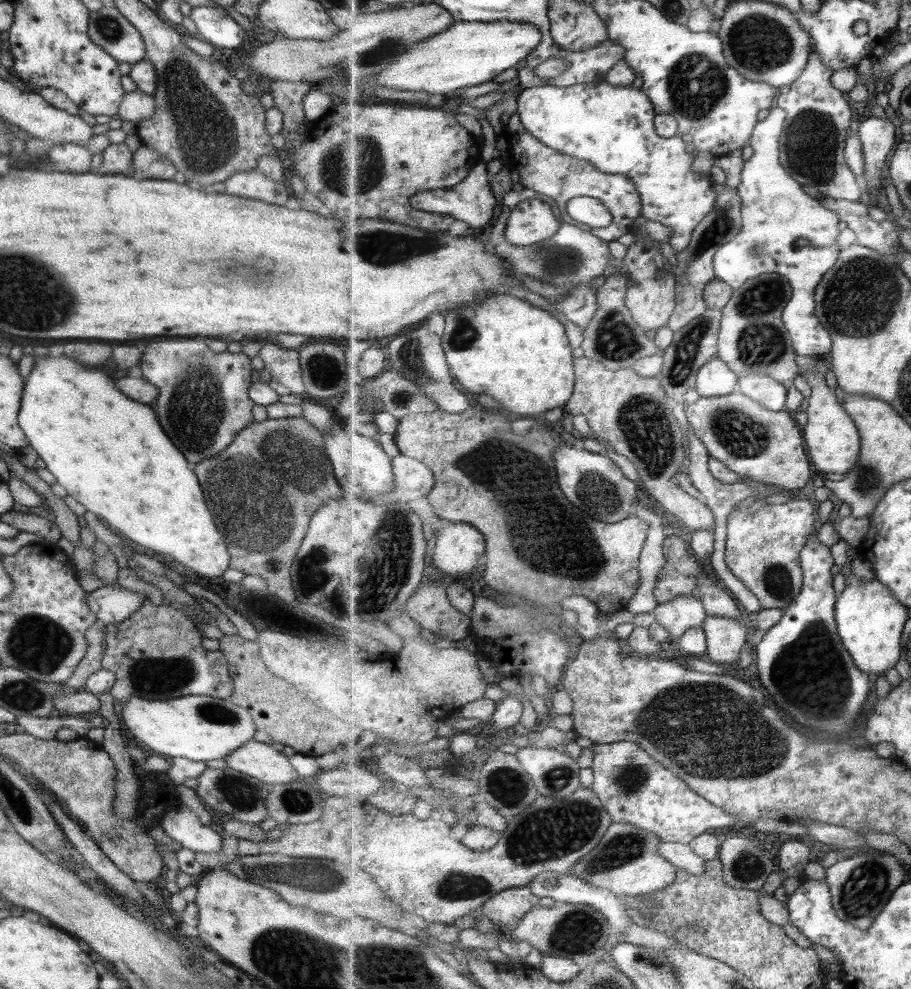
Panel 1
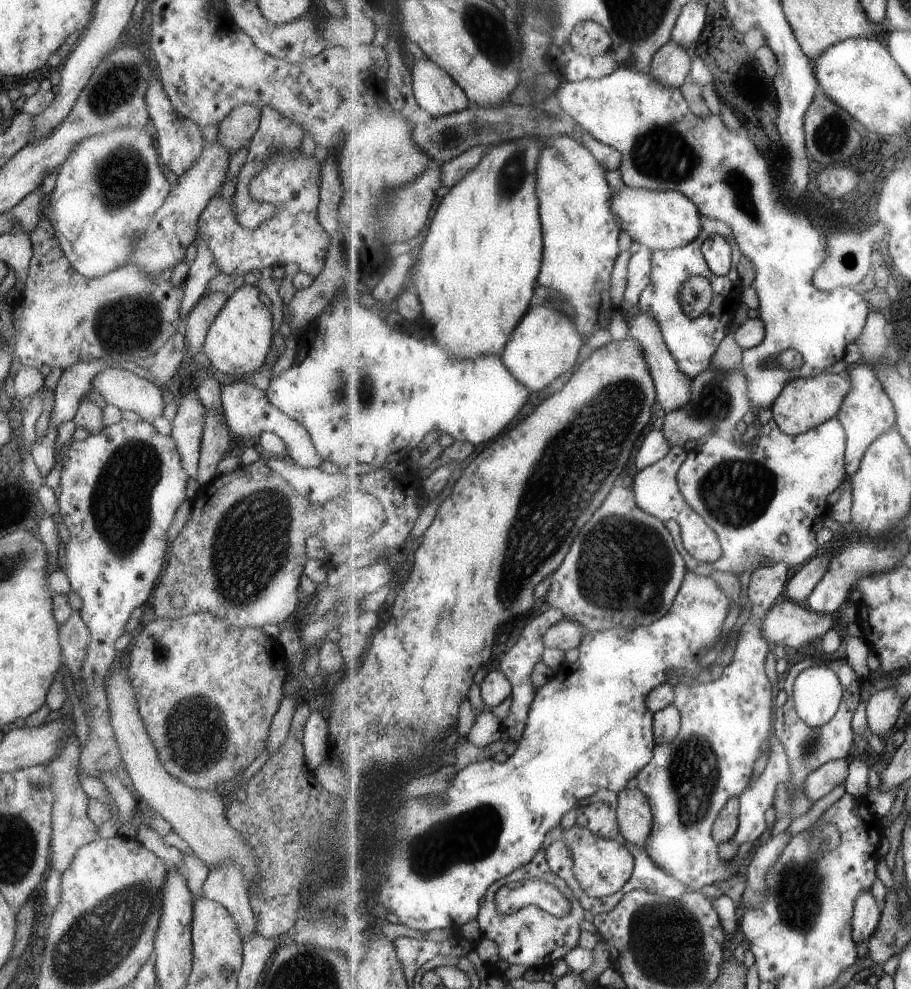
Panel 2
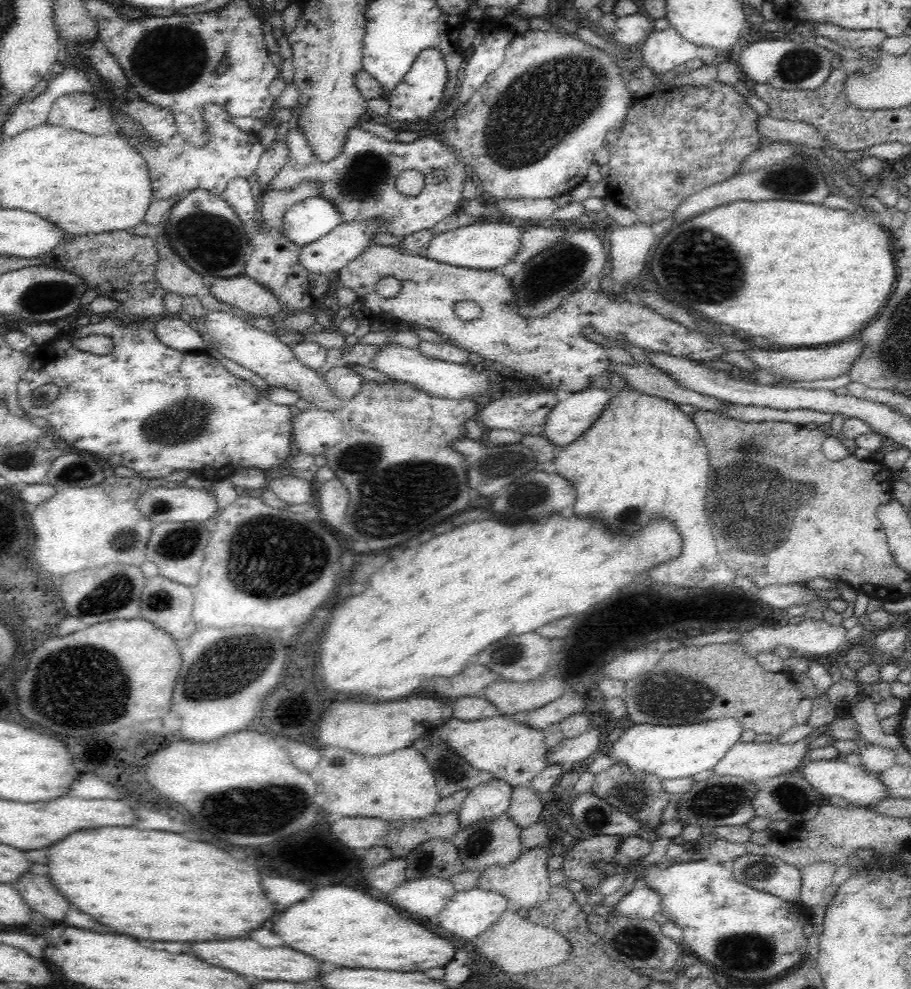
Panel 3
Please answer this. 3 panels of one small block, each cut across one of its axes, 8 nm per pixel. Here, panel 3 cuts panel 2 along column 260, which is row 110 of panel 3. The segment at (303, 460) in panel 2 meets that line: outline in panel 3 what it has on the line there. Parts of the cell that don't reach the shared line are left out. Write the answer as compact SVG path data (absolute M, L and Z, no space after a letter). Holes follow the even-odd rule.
M424 49L412 64L410 70L404 75L399 85L389 94L389 114L387 114L386 124L392 129L404 130L408 122L420 122L427 120L439 109L446 84L446 67L444 59L438 49Z

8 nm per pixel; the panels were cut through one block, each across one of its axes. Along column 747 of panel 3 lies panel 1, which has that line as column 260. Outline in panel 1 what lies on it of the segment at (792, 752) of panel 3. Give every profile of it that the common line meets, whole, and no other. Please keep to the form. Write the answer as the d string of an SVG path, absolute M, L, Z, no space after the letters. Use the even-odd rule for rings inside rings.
M253 739L247 740L245 744L241 744L240 748L231 752L231 755L223 758L227 767L241 774L255 777L268 786L287 784L300 779L287 759L267 743Z

